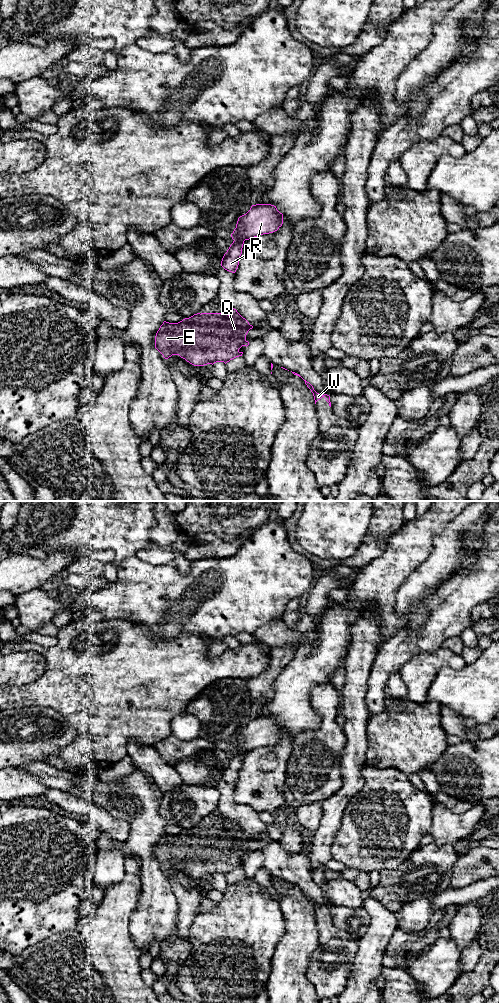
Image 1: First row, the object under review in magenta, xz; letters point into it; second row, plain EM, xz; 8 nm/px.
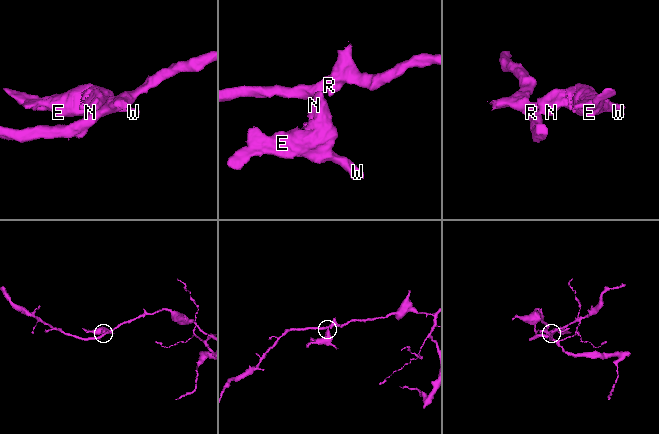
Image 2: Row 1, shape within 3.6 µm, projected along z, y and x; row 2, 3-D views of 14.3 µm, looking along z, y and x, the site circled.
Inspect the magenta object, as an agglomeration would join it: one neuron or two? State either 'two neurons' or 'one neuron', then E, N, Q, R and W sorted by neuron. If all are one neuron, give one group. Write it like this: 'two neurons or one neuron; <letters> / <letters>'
two neurons; E N Q W / R

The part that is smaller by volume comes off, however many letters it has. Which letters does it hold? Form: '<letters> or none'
E, N, Q, W

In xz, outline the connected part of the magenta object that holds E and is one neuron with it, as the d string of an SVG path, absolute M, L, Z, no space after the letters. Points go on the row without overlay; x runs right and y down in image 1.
M225 818L221 825L197 825L178 835L164 833L155 848L155 860L168 871L179 867L194 878L224 874L242 868L239 861L248 858L246 847L253 838L236 821Z

